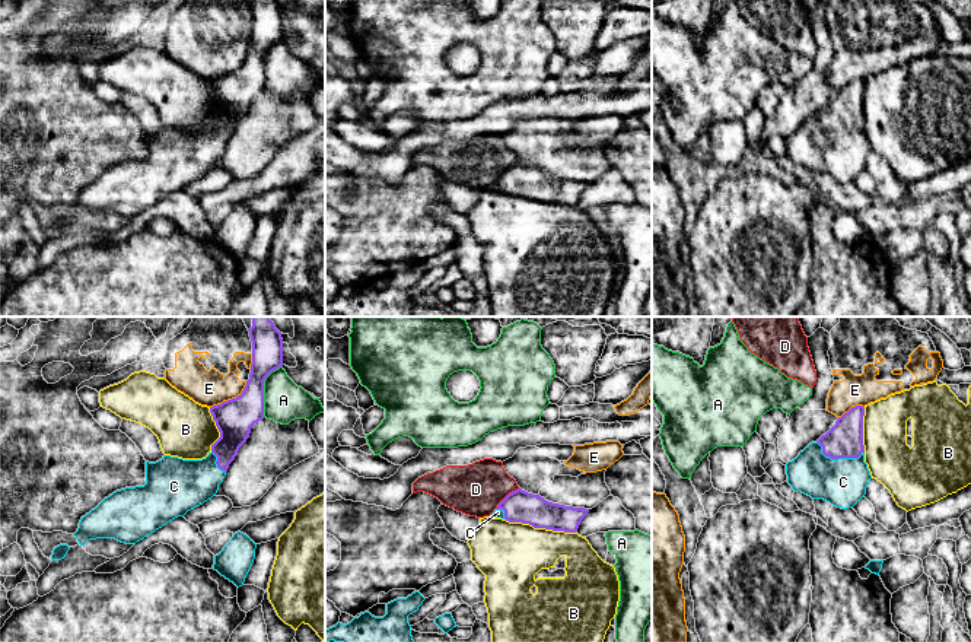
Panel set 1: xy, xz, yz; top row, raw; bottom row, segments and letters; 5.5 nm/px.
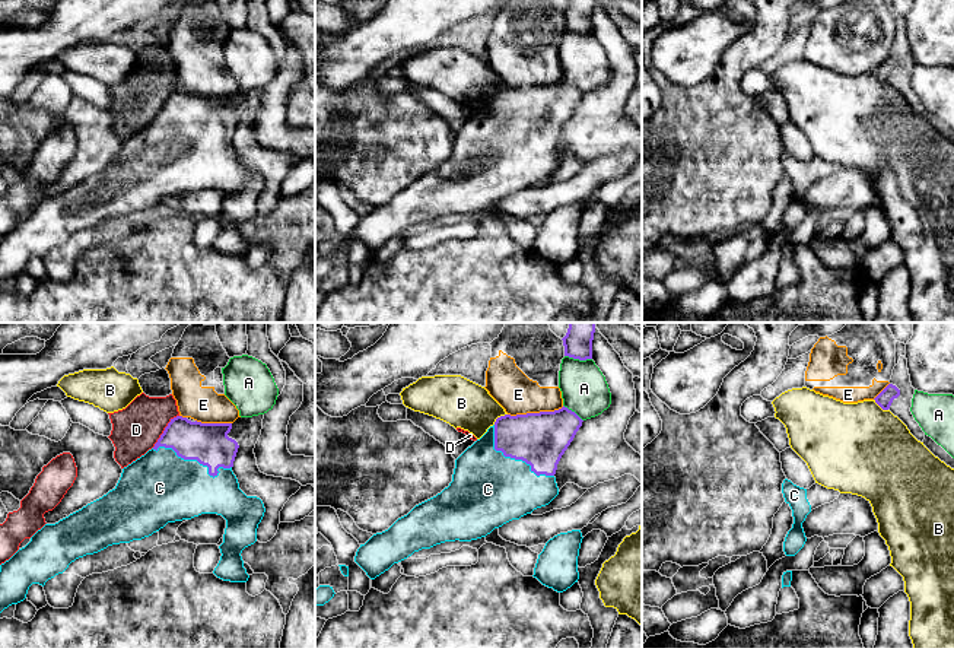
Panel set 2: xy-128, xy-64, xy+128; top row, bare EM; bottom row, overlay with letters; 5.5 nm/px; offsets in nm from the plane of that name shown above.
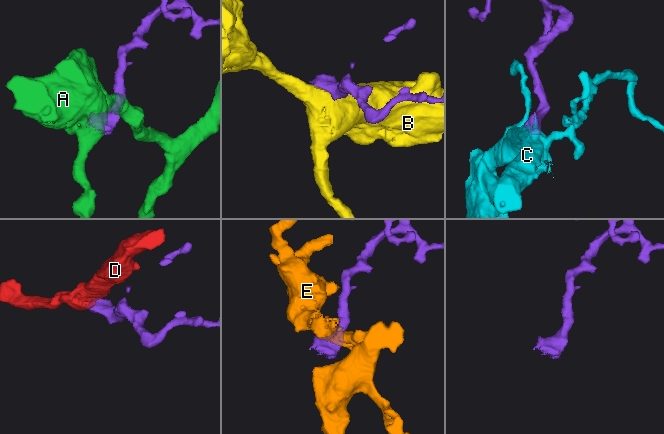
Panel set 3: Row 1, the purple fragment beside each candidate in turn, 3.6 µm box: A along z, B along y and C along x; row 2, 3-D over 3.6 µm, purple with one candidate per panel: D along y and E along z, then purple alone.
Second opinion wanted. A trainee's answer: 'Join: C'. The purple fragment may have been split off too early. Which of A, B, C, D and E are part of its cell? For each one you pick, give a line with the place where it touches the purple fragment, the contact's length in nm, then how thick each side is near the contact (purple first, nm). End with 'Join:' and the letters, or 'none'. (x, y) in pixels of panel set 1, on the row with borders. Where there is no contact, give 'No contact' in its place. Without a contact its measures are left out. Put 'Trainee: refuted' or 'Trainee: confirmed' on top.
Trainee: confirmed
C: Touches purple at yz (837, 458). Shared border 280 nm. Thickness 200 nm (purple) against 260 nm
Join: C

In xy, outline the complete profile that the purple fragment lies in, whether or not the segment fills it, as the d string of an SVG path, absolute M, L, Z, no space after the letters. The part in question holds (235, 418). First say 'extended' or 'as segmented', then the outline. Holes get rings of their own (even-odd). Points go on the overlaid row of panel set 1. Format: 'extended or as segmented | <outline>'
extended | M252 317L248 331L252 341L249 379L241 395L210 407L220 438L208 455L203 460L163 455L156 463L146 461L144 486L117 490L82 517L73 534L80 546L96 538L136 544L216 496L251 428L264 419L265 378L283 366L281 333L270 317Z

